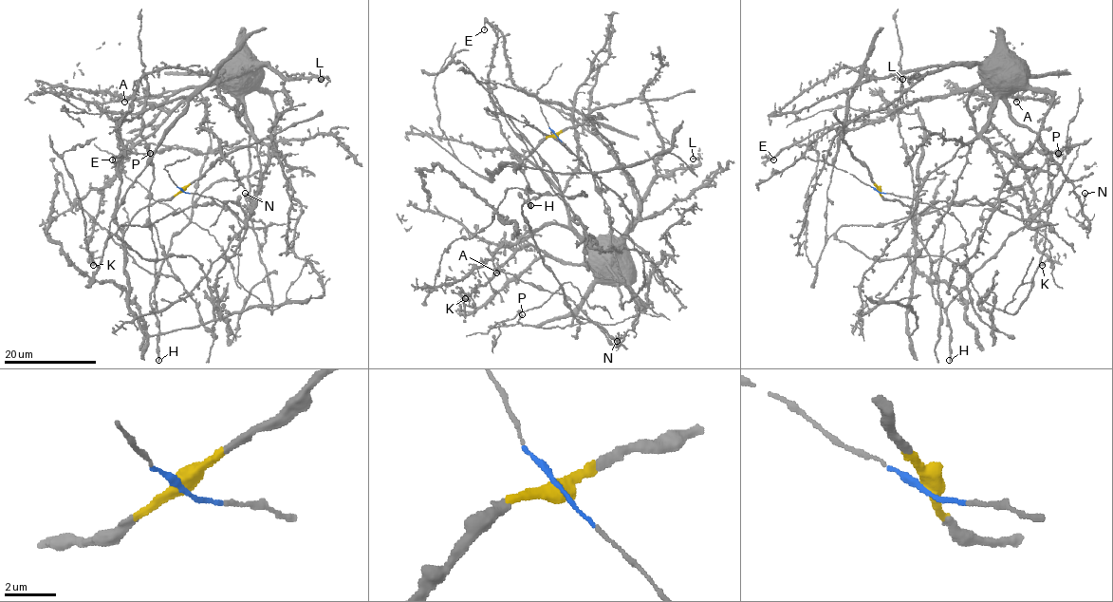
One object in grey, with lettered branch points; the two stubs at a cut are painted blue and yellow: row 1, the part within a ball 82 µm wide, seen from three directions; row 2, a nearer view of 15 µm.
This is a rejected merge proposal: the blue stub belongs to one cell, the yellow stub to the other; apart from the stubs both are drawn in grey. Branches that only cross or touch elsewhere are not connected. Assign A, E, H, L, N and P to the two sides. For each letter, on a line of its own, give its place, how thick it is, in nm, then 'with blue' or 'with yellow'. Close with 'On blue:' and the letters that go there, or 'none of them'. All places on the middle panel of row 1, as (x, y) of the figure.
A: place (496, 272); calibre 480 nm; with blue
E: place (484, 29); calibre 140 nm; with blue
H: place (530, 205); calibre 280 nm; with yellow
L: place (693, 159); calibre 200 nm; with blue
N: place (617, 341); calibre 360 nm; with blue
P: place (522, 314); calibre 240 nm; with yellow
On blue: A, E, L, N

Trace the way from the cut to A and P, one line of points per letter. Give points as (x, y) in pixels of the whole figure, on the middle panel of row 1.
A: (554, 135), (633, 241), (642, 285), (622, 310), (610, 262), (540, 256), (496, 272)
P: (554, 135), (518, 166), (528, 185), (522, 215), (577, 322), (544, 328), (521, 324), (522, 314)

